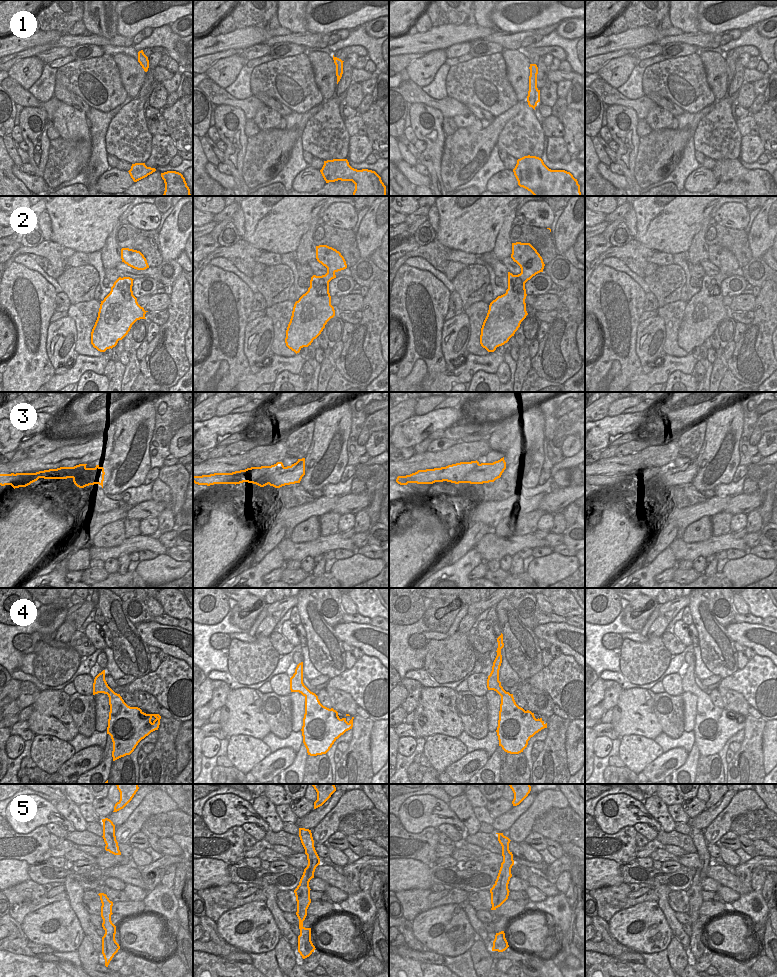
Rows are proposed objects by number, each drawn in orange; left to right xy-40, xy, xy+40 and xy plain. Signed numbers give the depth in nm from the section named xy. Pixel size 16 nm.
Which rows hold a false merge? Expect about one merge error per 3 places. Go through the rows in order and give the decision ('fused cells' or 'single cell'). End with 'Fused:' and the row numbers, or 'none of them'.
1: single cell
2: single cell
3: fused cells
4: single cell
5: single cell
Fused: 3

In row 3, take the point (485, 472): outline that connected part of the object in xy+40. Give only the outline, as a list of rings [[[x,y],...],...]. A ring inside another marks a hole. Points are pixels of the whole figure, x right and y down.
[[[504,457],[493,463],[481,463],[468,474],[462,472],[462,482],[470,484],[483,484],[494,482],[500,478],[506,469]]]

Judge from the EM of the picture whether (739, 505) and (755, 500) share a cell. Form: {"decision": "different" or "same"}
{"decision": "same"}

